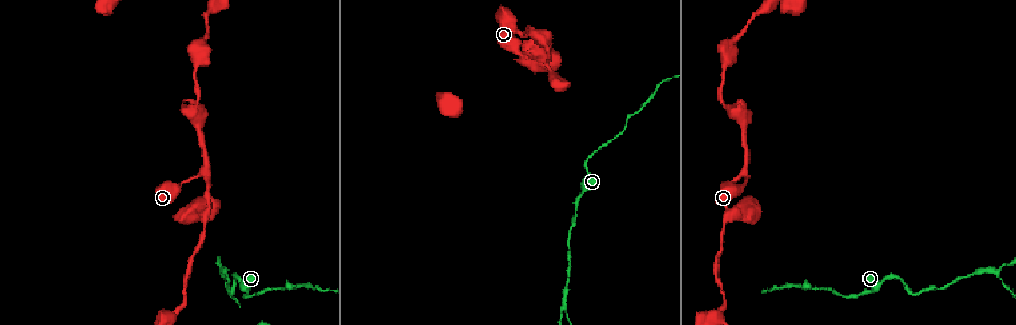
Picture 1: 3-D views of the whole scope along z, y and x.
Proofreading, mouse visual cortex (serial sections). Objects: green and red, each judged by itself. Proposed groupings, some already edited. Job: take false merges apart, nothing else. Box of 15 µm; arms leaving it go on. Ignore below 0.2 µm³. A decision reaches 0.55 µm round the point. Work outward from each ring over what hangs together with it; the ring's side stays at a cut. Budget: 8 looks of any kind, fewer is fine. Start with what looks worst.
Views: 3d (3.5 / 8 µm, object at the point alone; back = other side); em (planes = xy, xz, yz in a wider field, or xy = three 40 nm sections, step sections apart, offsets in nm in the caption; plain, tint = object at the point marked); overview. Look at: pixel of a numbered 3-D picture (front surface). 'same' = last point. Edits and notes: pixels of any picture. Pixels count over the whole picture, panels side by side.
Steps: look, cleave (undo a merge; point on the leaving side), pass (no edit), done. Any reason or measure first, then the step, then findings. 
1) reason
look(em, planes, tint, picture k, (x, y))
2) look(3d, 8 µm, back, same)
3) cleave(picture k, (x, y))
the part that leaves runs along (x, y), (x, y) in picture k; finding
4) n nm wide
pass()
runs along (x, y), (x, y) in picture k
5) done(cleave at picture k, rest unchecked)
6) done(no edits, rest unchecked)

sharp bend
look(em, xy, step 1, tint, picture 1, (905, 283))

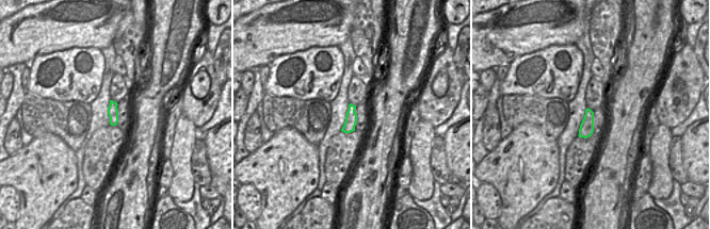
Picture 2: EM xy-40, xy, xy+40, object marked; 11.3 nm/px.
look(3d, 3.5 µm, same)

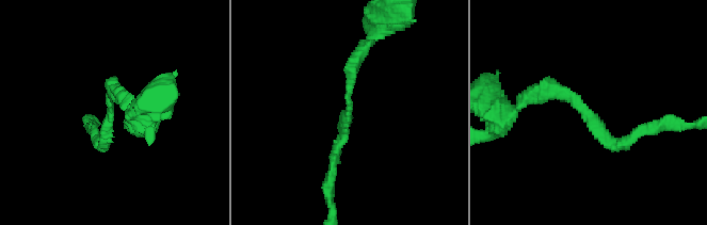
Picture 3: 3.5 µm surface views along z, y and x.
arms of 150, 200 nm
pass()
runs along (525, 96), (566, 90), (610, 142), (637, 132) in picture 3; one cell here

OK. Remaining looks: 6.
abrupt turn
look(3d, 3.5 µm, back, picture 1, (202, 171))

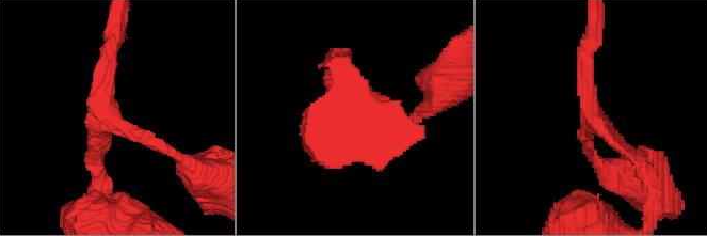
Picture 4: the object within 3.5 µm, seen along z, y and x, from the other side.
3 arms; arms of 150, 200, 250 nm; shape alone is not enough
look(em, xy, step 1, tint, picture 4, (591, 118))

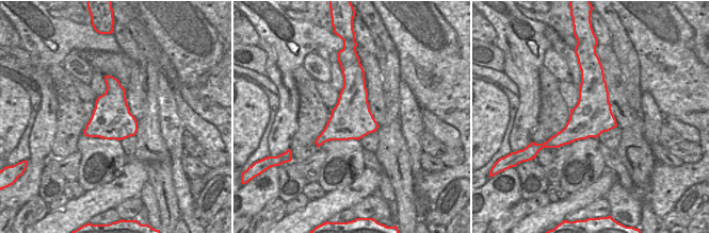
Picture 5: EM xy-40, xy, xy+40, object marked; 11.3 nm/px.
pass()
runs along (408, 121), (350, 118), (337, 68) in picture 4; all the same cell

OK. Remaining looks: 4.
two arms in line, one across
look(3d, 3.5 µm, picture 1, (995, 272))

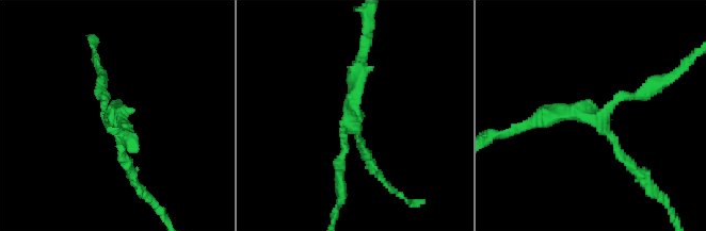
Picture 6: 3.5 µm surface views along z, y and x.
3 arms; arms of 100, 150, 200 nm; shape alone is not enough
look(em, xy, step 1, tint, picture 6, (597, 120))

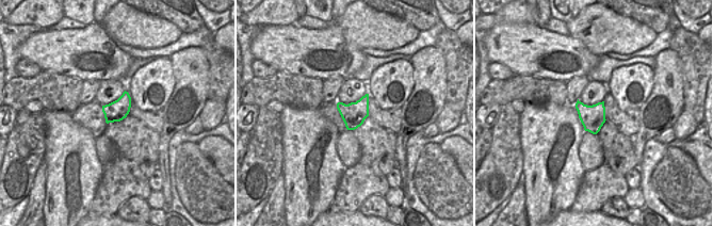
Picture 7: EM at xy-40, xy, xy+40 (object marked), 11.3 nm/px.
pass()
continuous, no second cell

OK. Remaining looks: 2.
done(no edits, rest unchecked)

